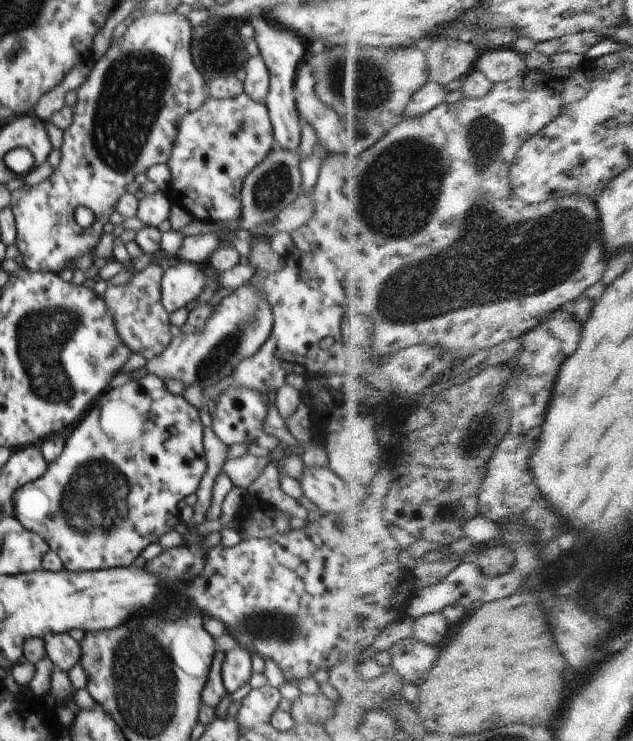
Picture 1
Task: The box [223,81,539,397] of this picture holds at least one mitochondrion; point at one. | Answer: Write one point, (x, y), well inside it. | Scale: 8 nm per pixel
(399, 188)

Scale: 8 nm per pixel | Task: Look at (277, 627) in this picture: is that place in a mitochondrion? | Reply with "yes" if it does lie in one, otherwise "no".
yes

